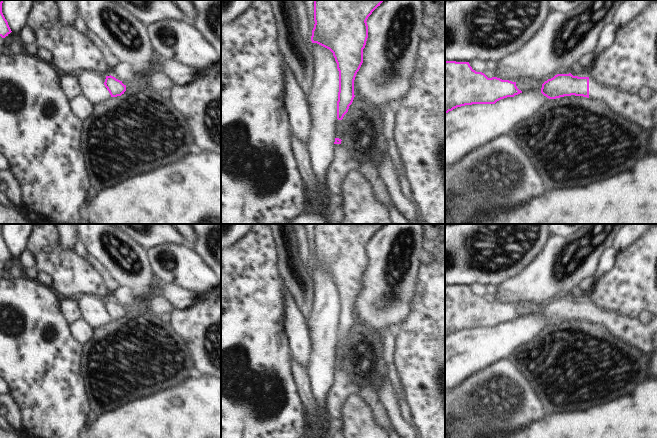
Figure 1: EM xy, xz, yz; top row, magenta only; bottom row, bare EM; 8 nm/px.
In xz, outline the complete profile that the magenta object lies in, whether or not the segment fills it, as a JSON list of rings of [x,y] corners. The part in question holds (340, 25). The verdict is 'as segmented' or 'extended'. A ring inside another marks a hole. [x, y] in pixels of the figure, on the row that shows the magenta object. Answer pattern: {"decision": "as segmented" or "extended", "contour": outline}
{"decision": "as segmented", "contour": [[[314,0],[314,28],[311,41],[329,49],[339,71],[337,119],[342,120],[352,104],[354,80],[363,63],[363,49],[368,38],[367,19],[384,0]]]}

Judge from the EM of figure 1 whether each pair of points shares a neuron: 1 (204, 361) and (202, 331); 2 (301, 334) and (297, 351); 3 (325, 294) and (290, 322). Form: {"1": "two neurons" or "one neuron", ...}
{"1": "one neuron", "2": "one neuron", "3": "two neurons"}

